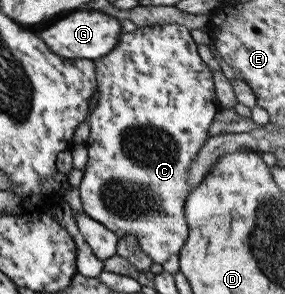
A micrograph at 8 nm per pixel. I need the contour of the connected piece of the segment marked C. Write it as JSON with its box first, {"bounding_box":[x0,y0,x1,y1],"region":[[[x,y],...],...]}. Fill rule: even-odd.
{"bounding_box":[78,23,224,275],"region":[[[165,23],[164,25],[147,25],[146,27],[137,27],[128,32],[122,31],[118,43],[114,49],[110,50],[105,56],[101,56],[96,61],[97,66],[97,96],[94,100],[92,115],[88,121],[90,123],[90,137],[86,139],[86,151],[88,151],[88,163],[83,170],[84,177],[78,189],[80,190],[80,199],[83,212],[94,221],[107,227],[110,232],[116,236],[134,235],[138,239],[140,249],[150,256],[154,263],[160,263],[163,270],[174,275],[179,272],[180,249],[184,247],[188,239],[188,224],[184,215],[184,204],[187,195],[194,189],[186,184],[190,177],[190,167],[196,159],[196,154],[204,143],[210,139],[209,129],[212,125],[216,113],[224,108],[220,106],[216,99],[214,91],[214,80],[212,70],[200,58],[196,50],[196,42],[190,36],[190,31],[183,25],[175,23]]]}

